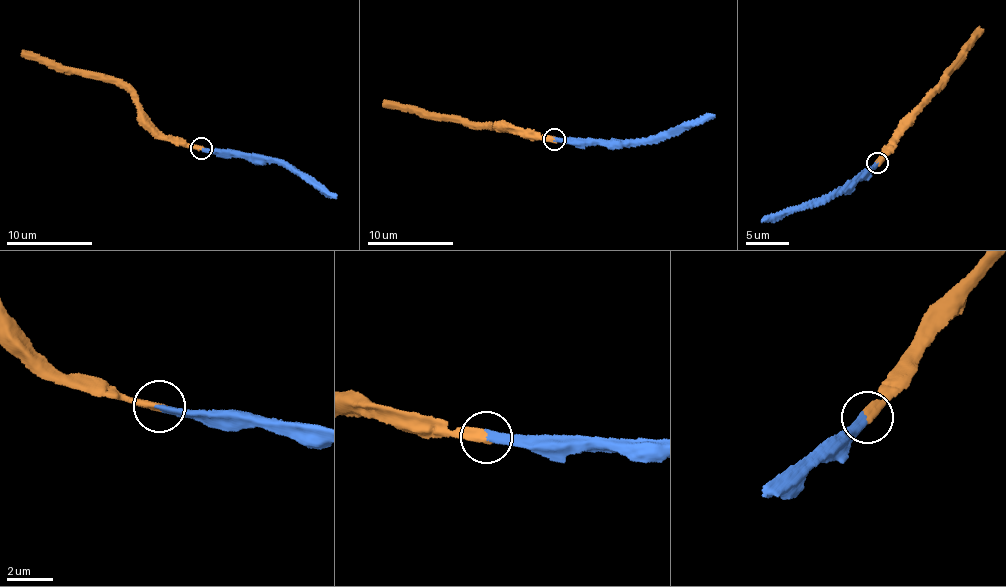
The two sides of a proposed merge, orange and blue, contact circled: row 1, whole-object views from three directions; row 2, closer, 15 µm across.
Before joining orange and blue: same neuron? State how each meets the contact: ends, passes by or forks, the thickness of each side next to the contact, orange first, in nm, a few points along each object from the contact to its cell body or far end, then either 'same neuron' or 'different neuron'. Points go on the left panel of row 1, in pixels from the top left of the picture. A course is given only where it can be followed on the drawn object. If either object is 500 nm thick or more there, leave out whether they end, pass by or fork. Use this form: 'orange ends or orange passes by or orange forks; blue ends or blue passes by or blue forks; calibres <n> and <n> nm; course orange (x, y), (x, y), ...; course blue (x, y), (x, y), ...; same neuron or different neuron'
orange ends; blue ends; calibres 400 and 320 nm; course orange (202, 148), (172, 142), (146, 129), (127, 87), (56, 69), (26, 57), (24, 50); course blue (202, 148), (277, 160), (311, 177), (336, 196); same neuron

